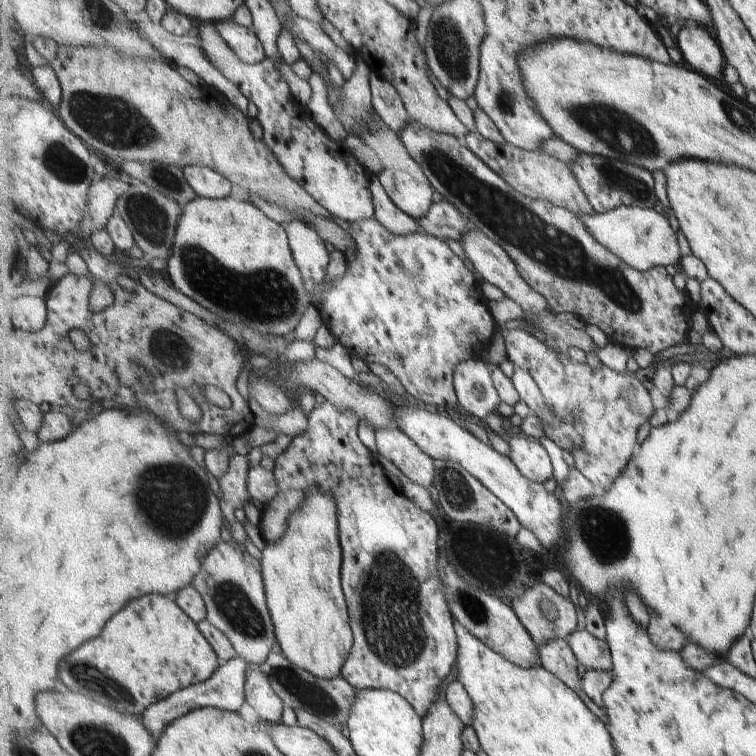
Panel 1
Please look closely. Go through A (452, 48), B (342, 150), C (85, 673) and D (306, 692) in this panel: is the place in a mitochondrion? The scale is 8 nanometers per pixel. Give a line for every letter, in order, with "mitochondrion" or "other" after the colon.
A: mitochondrion
B: other
C: mitochondrion
D: mitochondrion

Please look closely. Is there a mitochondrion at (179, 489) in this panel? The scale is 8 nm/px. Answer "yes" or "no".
yes

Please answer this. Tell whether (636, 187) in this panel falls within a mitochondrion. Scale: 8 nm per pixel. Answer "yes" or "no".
yes

